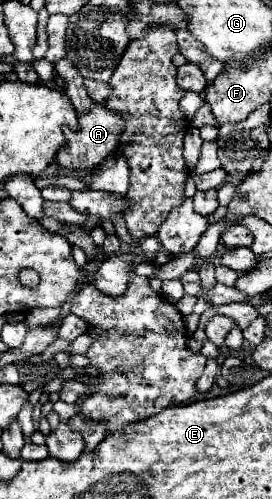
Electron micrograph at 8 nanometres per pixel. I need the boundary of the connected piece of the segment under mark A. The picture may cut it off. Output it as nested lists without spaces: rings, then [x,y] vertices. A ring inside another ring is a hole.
[[[93,102],[93,106],[81,114],[77,114],[77,130],[65,126],[65,144],[57,152],[57,162],[65,168],[95,168],[99,162],[103,162],[113,150],[119,146],[119,138],[125,130],[125,118],[119,112],[113,112],[105,108],[103,104]]]

